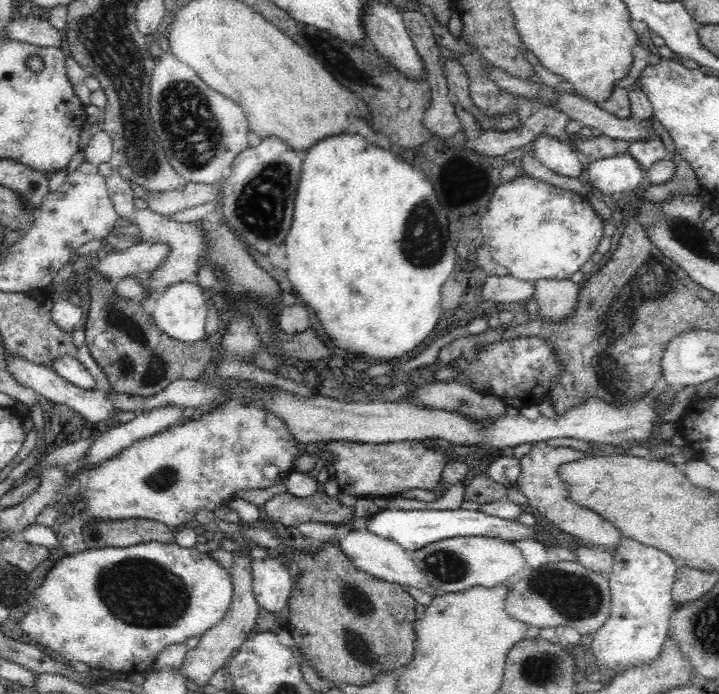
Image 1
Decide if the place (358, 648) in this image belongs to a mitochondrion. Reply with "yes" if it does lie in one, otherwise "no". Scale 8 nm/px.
yes

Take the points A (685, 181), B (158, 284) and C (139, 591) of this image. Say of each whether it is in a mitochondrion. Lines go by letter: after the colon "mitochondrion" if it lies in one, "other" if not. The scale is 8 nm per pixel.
A: other
B: other
C: mitochondrion

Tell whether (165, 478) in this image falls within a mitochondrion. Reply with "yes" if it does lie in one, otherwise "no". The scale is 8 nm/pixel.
yes

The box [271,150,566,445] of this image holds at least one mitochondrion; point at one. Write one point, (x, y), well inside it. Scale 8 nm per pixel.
(423, 245)

